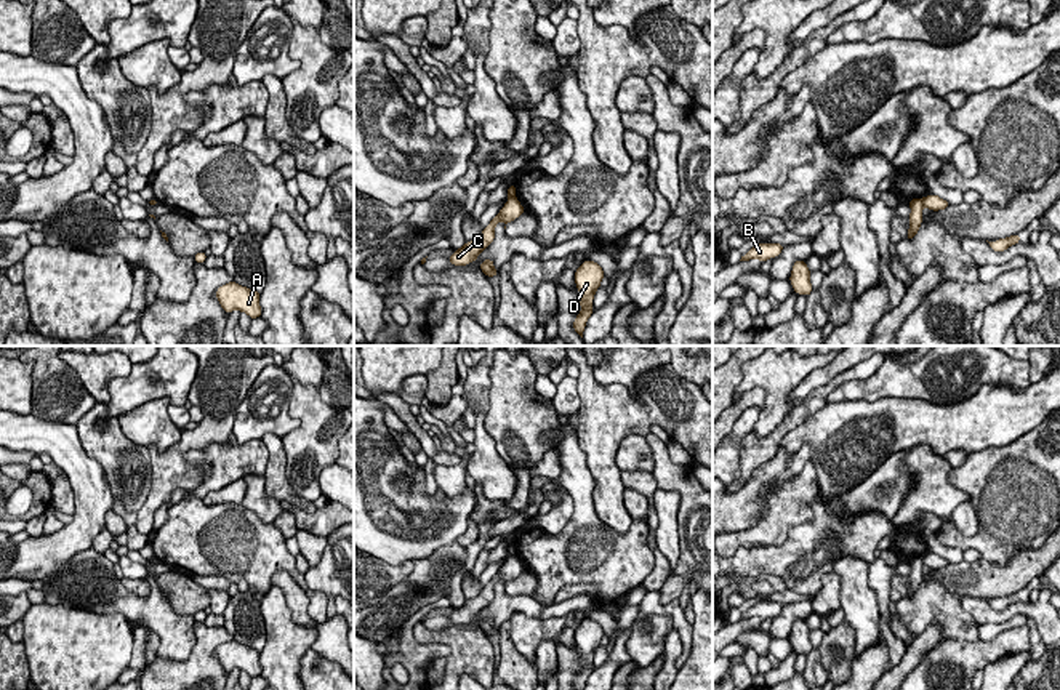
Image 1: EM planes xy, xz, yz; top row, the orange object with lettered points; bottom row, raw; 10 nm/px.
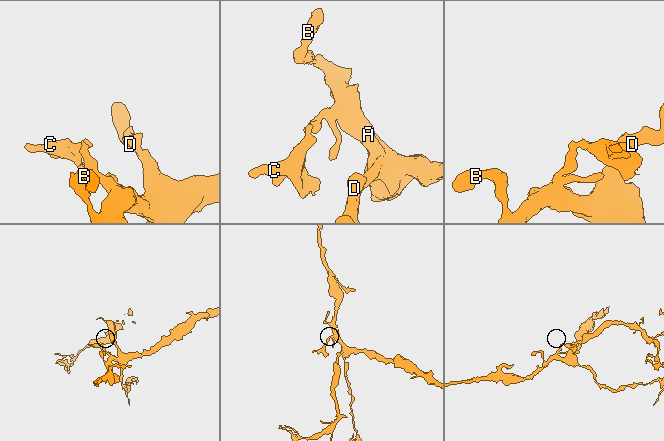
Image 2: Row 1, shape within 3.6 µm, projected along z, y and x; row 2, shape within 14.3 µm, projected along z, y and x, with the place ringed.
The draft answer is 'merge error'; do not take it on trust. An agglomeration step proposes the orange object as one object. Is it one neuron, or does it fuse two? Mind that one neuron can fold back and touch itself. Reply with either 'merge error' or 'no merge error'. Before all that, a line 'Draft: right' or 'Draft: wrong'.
Draft: right
merge error

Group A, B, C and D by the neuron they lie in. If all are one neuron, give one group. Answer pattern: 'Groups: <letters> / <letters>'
Groups: A B D / C

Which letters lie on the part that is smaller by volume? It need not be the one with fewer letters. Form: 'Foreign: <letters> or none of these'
Foreign: C

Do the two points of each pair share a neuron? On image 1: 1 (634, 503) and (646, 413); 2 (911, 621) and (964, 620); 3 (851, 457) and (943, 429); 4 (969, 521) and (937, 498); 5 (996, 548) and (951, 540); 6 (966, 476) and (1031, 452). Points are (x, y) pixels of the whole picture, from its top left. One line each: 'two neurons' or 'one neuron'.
1: two neurons
2: one neuron
3: one neuron
4: two neurons
5: one neuron
6: one neuron

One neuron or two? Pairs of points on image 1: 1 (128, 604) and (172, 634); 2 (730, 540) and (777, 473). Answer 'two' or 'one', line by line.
1: one
2: two

